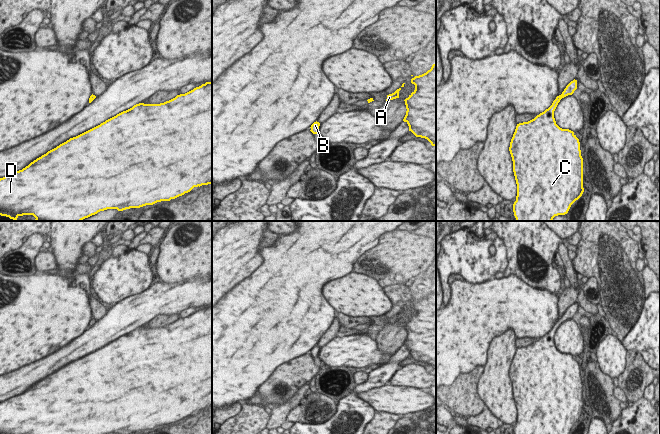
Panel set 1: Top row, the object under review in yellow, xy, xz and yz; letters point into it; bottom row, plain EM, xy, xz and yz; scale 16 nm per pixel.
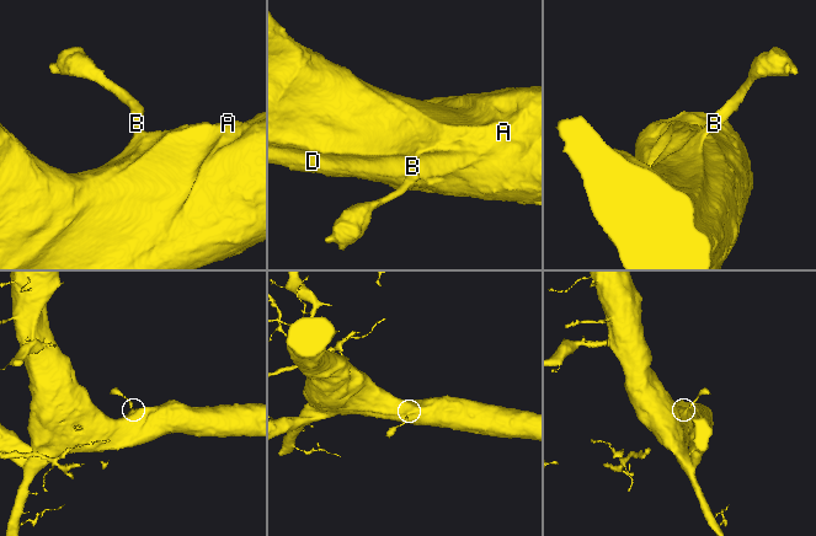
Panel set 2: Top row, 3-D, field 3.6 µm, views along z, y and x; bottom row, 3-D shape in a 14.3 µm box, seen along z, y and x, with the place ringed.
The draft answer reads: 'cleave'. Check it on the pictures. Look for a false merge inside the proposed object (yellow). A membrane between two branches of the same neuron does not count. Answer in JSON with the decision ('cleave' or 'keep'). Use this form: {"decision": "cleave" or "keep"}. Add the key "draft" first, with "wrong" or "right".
{"draft": "wrong", "decision": "keep"}

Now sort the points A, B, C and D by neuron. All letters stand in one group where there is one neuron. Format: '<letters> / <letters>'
A B C D

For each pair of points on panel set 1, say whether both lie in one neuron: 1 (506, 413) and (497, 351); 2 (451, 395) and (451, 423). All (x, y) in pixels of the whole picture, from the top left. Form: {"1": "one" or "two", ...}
{"1": "one", "2": "two"}

